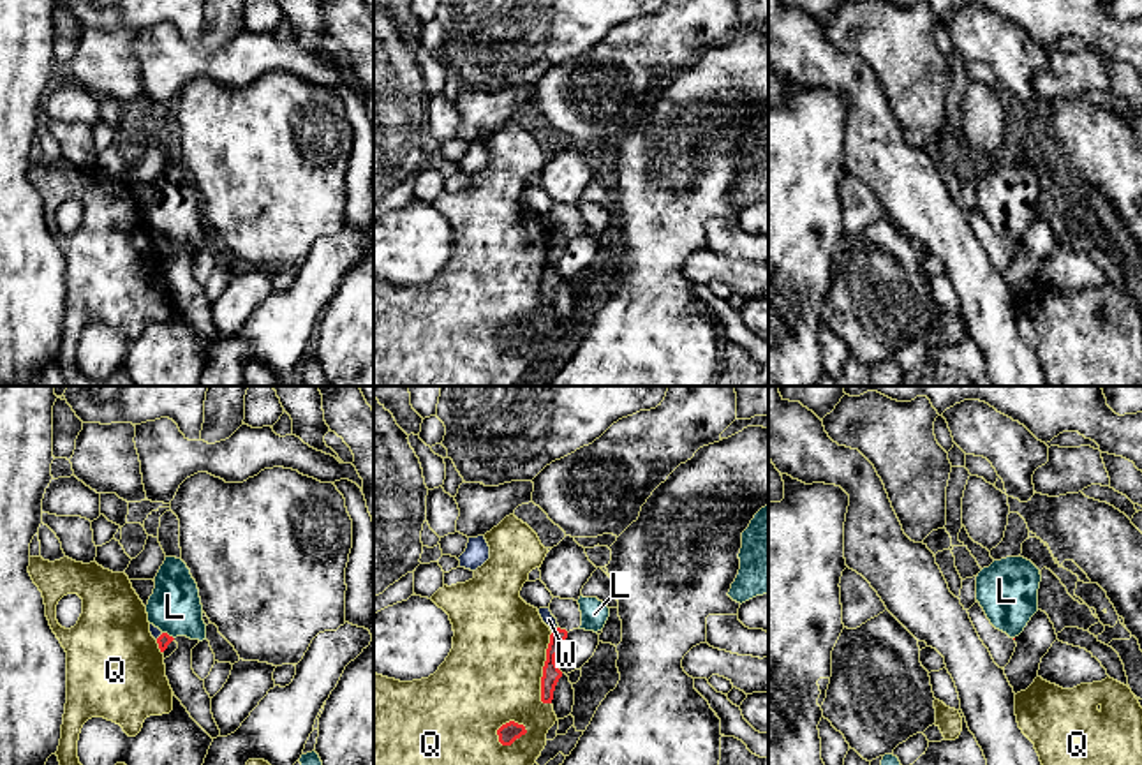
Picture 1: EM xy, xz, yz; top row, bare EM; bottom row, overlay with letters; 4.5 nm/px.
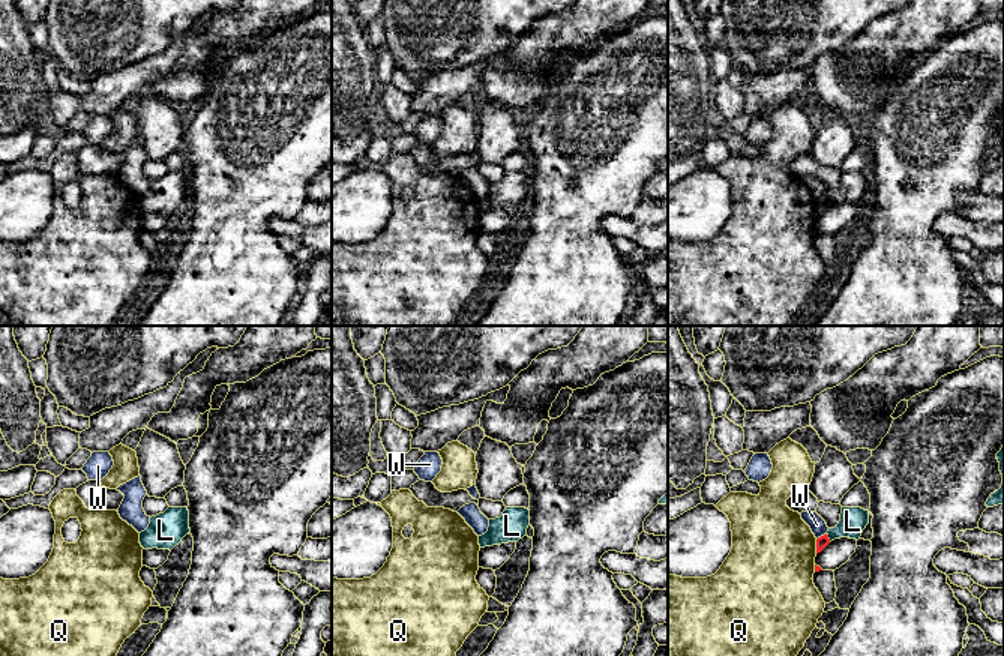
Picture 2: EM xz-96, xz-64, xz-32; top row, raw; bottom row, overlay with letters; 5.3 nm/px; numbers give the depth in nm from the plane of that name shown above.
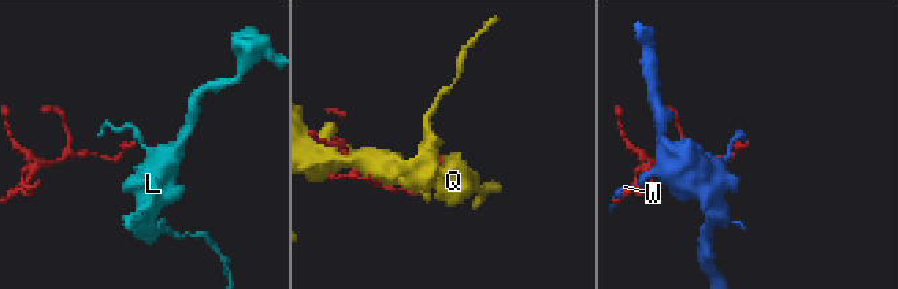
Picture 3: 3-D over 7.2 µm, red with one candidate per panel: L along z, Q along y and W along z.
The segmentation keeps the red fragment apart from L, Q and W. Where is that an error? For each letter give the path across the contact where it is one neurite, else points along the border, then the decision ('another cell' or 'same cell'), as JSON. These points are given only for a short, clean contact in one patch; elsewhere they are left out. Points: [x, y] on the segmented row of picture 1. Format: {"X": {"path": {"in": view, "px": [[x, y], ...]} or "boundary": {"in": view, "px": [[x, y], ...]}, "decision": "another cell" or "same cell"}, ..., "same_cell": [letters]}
{"L": {"boundary": {"in": "xy", "px": [[163, 631], [173, 638]]}, "decision": "another cell"}, "Q": {"decision": "another cell"}, "W": {"decision": "another cell"}, "same_cell": []}

